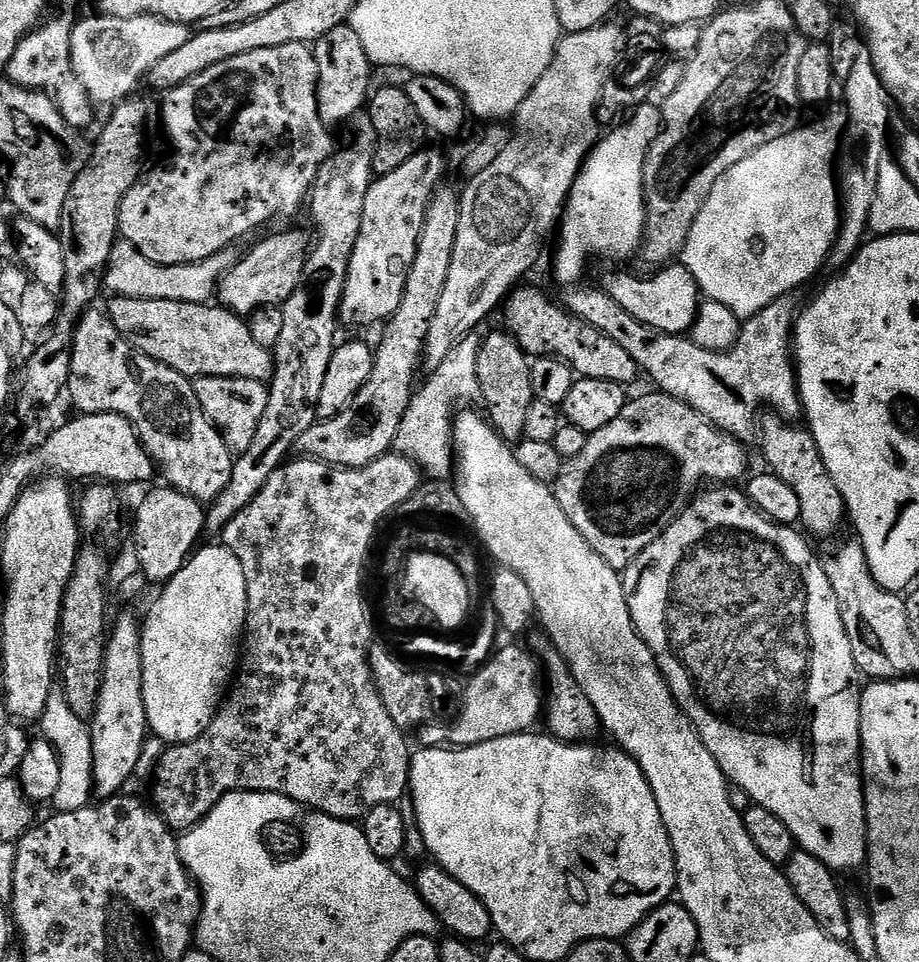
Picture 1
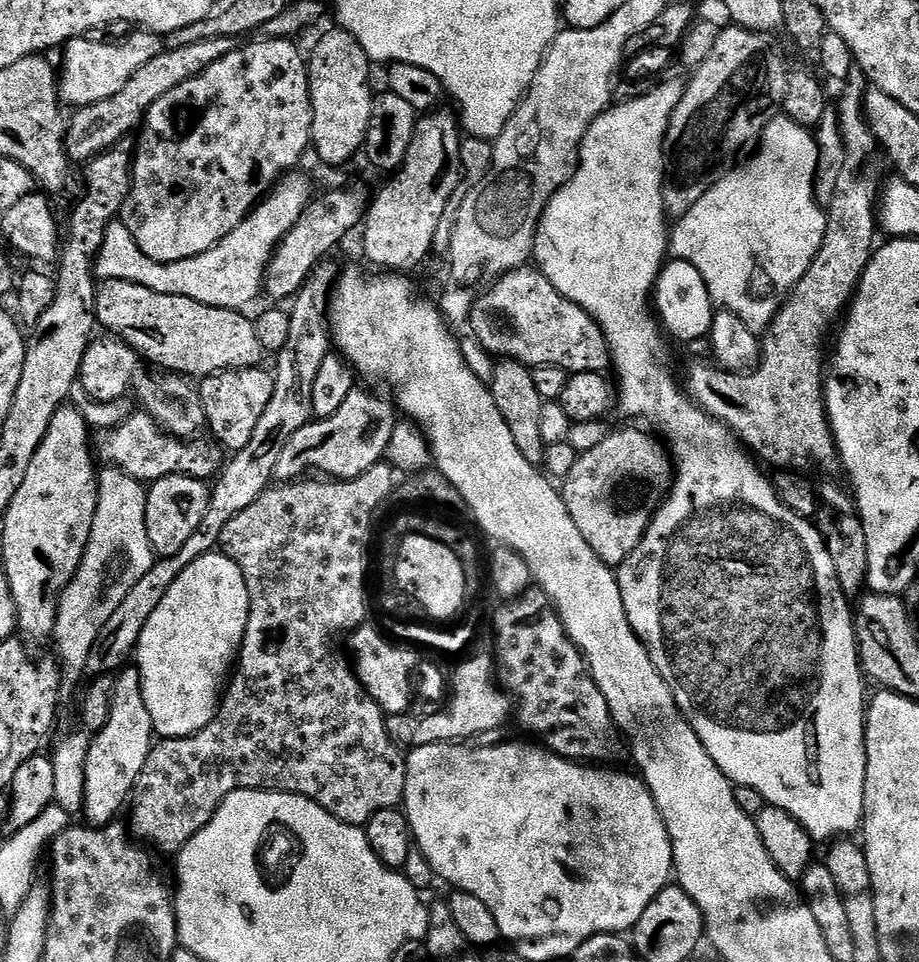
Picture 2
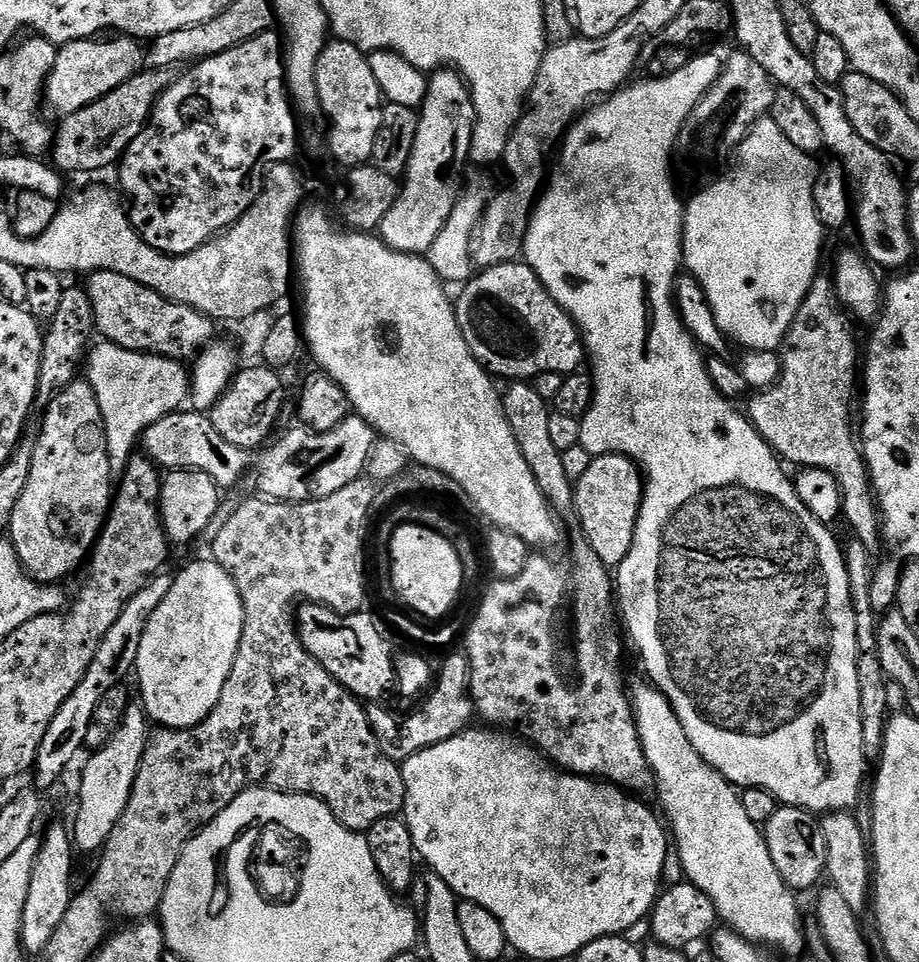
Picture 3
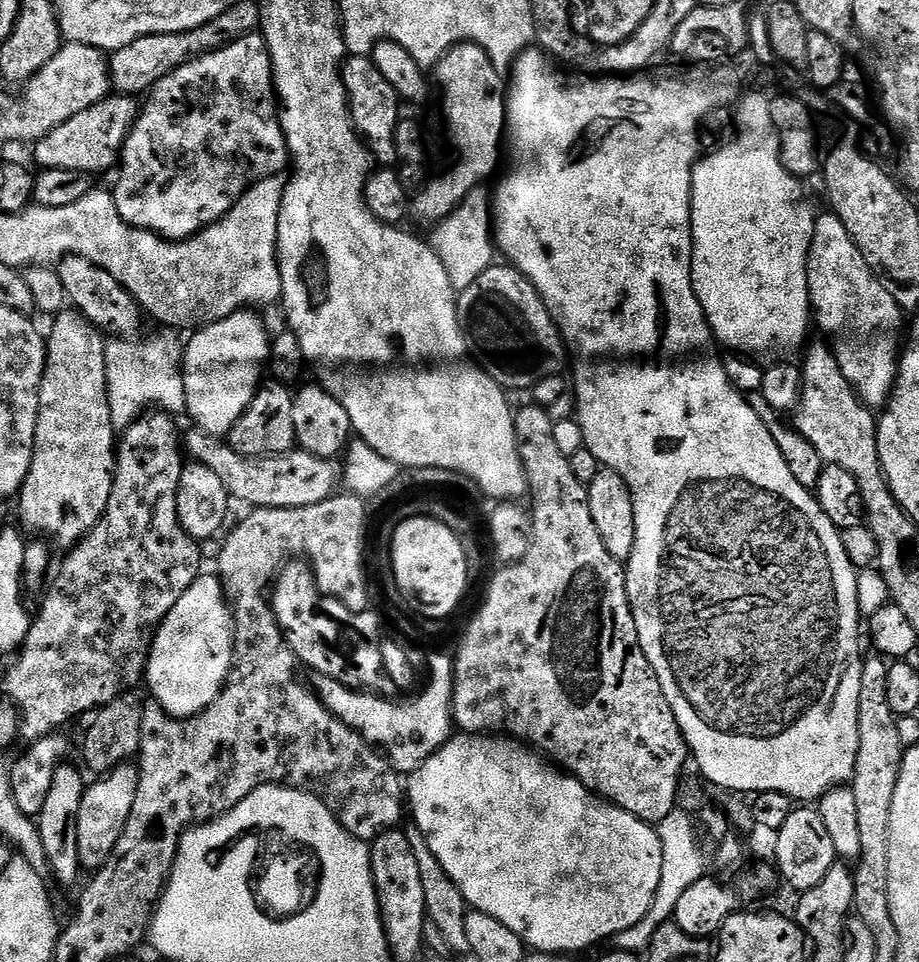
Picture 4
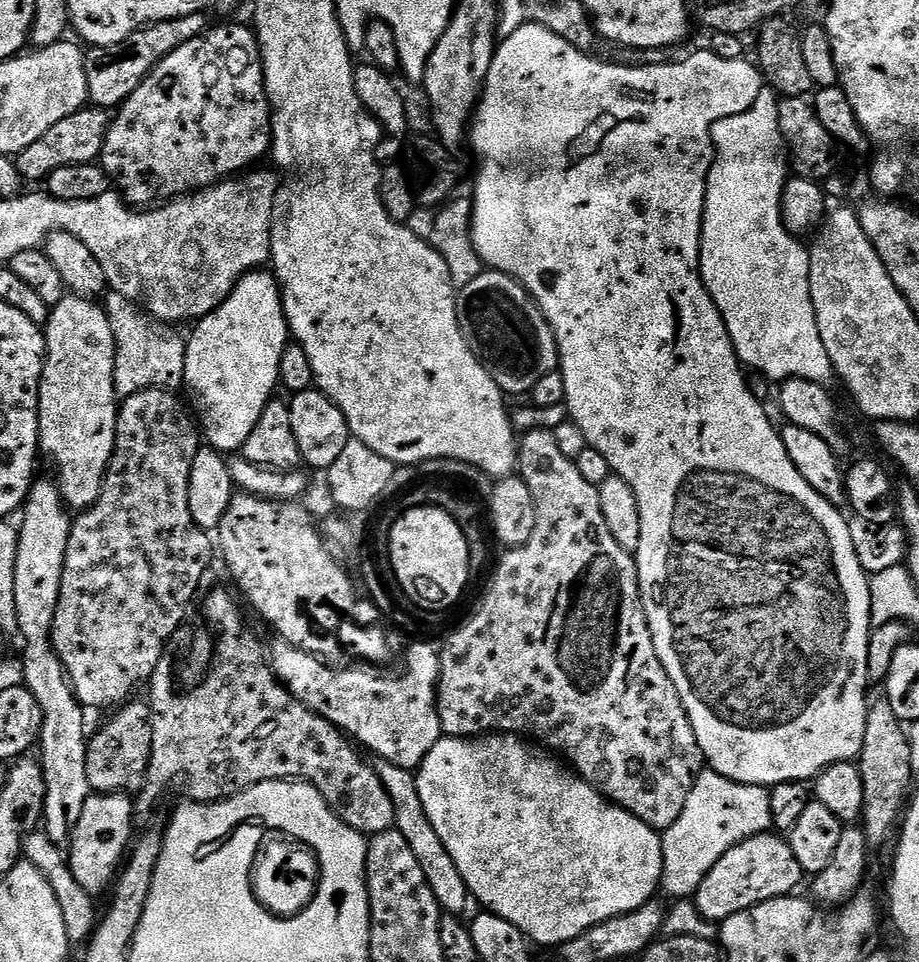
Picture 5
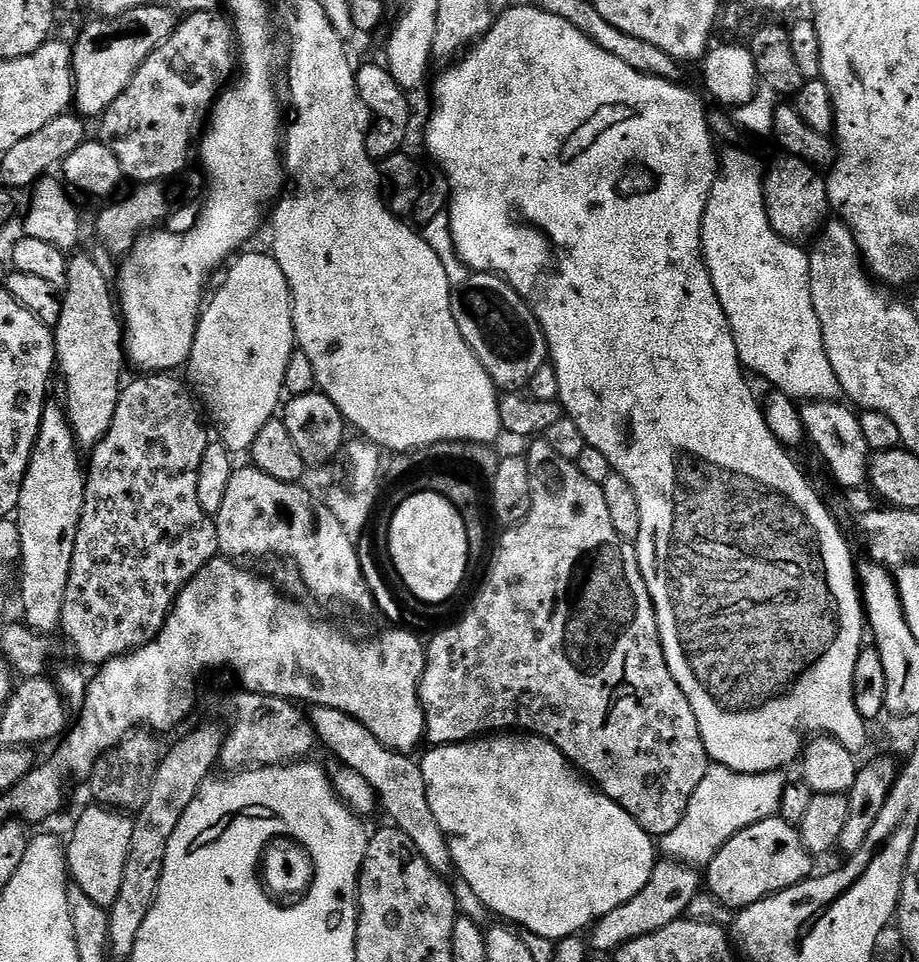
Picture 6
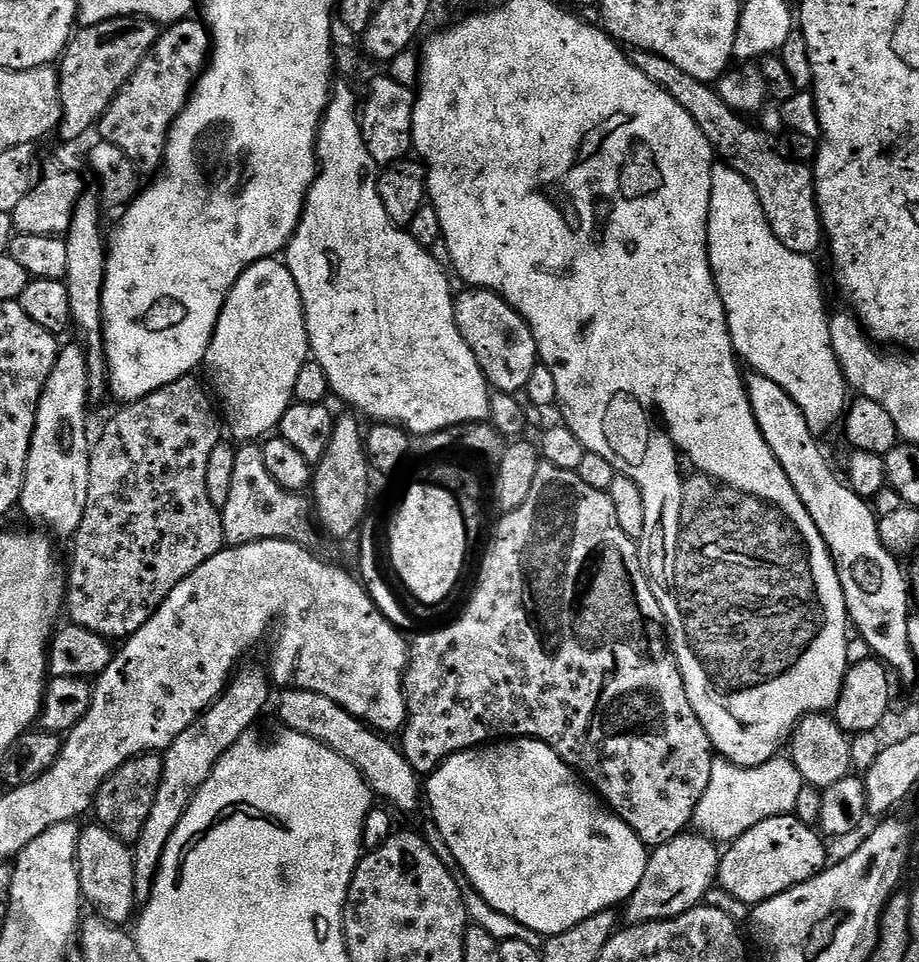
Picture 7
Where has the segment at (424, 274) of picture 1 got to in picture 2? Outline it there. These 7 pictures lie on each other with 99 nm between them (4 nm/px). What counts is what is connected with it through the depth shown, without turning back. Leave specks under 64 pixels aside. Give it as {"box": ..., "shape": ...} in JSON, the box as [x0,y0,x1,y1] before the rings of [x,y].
{"box":[275,386,398,482],"shape":[[[357,386],[342,402],[338,414],[334,414],[325,420],[313,419],[290,442],[286,442],[286,450],[282,450],[282,458],[278,458],[275,479],[280,482],[291,482],[307,477],[309,474],[319,474],[324,478],[334,480],[353,480],[355,476],[366,474],[375,464],[385,459],[390,446],[390,434],[394,434],[394,426],[398,423],[398,409],[391,399],[383,400],[372,392],[363,392],[363,387]]]}

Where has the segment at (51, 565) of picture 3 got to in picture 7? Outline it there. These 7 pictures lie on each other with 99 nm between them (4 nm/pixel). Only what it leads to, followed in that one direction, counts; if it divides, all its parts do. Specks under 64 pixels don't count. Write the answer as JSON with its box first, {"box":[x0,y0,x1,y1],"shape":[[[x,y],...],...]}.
{"box":[63,195,109,401],"shape":[[[81,195],[70,218],[68,231],[64,233],[66,242],[66,274],[63,282],[70,294],[70,314],[74,328],[80,331],[79,339],[88,354],[88,394],[93,401],[100,400],[109,391],[108,362],[104,358],[104,323],[102,322],[102,286],[104,285],[104,257],[106,240],[100,237],[100,212],[102,204],[95,195]]]}

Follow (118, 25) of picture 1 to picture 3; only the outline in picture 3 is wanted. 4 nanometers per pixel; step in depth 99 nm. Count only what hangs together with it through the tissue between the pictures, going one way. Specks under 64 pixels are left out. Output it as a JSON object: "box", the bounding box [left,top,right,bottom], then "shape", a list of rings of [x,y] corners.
{"box":[43,38,142,118],"shape":[[[93,38],[75,40],[57,51],[54,70],[44,85],[43,103],[56,118],[63,118],[90,106],[98,98],[110,94],[122,82],[135,76],[138,71],[138,56],[142,54],[137,41],[132,38]]]}

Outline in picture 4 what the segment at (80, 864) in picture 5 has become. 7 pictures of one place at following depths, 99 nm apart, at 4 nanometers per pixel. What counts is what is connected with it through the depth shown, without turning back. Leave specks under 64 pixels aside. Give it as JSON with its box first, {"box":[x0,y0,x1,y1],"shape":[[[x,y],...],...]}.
{"box":[78,762,140,869],"shape":[[[125,762],[116,765],[111,772],[101,775],[87,785],[78,810],[78,854],[85,869],[100,868],[110,856],[122,830],[126,818],[130,816],[130,806],[134,806],[134,794],[138,794],[140,769],[135,763]]]}

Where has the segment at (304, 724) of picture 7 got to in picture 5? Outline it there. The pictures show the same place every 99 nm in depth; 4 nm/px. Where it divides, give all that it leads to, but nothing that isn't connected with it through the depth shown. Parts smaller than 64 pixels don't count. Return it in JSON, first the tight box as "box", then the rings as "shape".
{"box":[374,759,470,914],"shape":[[[377,759],[374,764],[378,778],[382,778],[382,786],[394,801],[395,831],[406,838],[410,850],[414,850],[414,858],[418,858],[418,866],[422,866],[422,874],[426,874],[426,882],[430,882],[430,890],[434,890],[434,898],[441,909],[448,914],[464,914],[470,901],[470,893],[462,874],[458,874],[458,866],[454,866],[454,858],[450,858],[450,850],[442,846],[442,838],[438,838],[438,830],[430,826],[430,818],[426,818],[426,809],[422,806],[422,798],[418,798],[418,786],[415,775],[402,766],[394,766],[390,762]]]}

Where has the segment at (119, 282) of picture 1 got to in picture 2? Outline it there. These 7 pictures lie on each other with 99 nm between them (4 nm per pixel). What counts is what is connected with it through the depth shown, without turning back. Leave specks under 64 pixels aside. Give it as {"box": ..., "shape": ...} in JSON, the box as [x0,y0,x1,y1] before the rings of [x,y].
{"box":[96,170,314,309],"shape":[[[293,170],[280,177],[276,187],[253,208],[251,214],[237,226],[222,242],[194,258],[182,262],[154,262],[138,250],[134,234],[126,226],[113,222],[106,230],[102,250],[96,255],[97,281],[121,280],[146,286],[146,290],[158,290],[158,294],[178,294],[182,298],[194,298],[206,306],[219,308],[247,309],[247,304],[255,302],[264,292],[264,278],[268,274],[268,264],[276,248],[294,230],[298,218],[307,210],[314,199],[312,184],[301,170]]]}

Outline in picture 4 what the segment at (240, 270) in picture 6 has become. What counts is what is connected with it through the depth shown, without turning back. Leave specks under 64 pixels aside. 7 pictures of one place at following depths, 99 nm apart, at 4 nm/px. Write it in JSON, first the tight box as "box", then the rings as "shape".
{"box":[184,310,270,437],"shape":[[[241,310],[193,331],[192,341],[187,341],[184,349],[184,406],[196,423],[193,425],[211,436],[227,437],[262,383],[260,368],[262,372],[268,362],[270,332],[252,312]]]}

